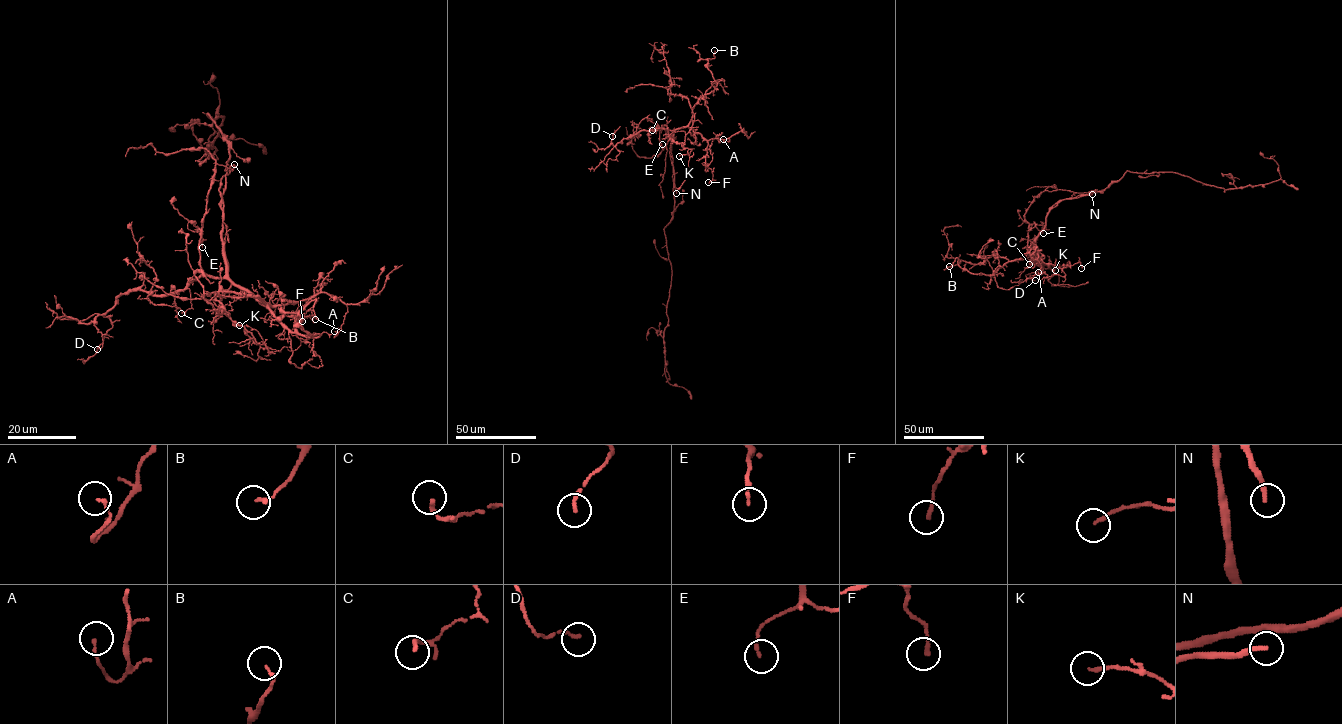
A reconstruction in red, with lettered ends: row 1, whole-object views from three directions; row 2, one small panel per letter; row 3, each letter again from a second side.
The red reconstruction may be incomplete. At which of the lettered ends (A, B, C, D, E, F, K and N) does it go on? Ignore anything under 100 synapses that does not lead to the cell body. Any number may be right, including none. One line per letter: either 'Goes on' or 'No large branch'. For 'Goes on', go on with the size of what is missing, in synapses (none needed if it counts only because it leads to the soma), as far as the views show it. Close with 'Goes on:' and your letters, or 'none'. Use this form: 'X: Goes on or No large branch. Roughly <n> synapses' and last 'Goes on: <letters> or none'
A: No large branch
B: No large branch
C: No large branch
D: No large branch
E: No large branch
F: No large branch
K: No large branch
N: Goes on
Goes on: N

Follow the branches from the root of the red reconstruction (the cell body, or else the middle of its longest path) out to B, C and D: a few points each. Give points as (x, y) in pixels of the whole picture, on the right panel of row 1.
B: (1084, 194), (1063, 199), (1050, 210), (1024, 257), (1008, 261), (991, 275), (963, 270), (957, 257), (949, 266)
C: (1084, 194), (1063, 199), (1050, 210), (1045, 228), (1027, 247), (1032, 254), (1029, 264)
D: (1084, 194), (1053, 207), (1045, 228), (1027, 247), (1029, 255), (1036, 253), (1044, 264), (1030, 274), (1035, 280)

